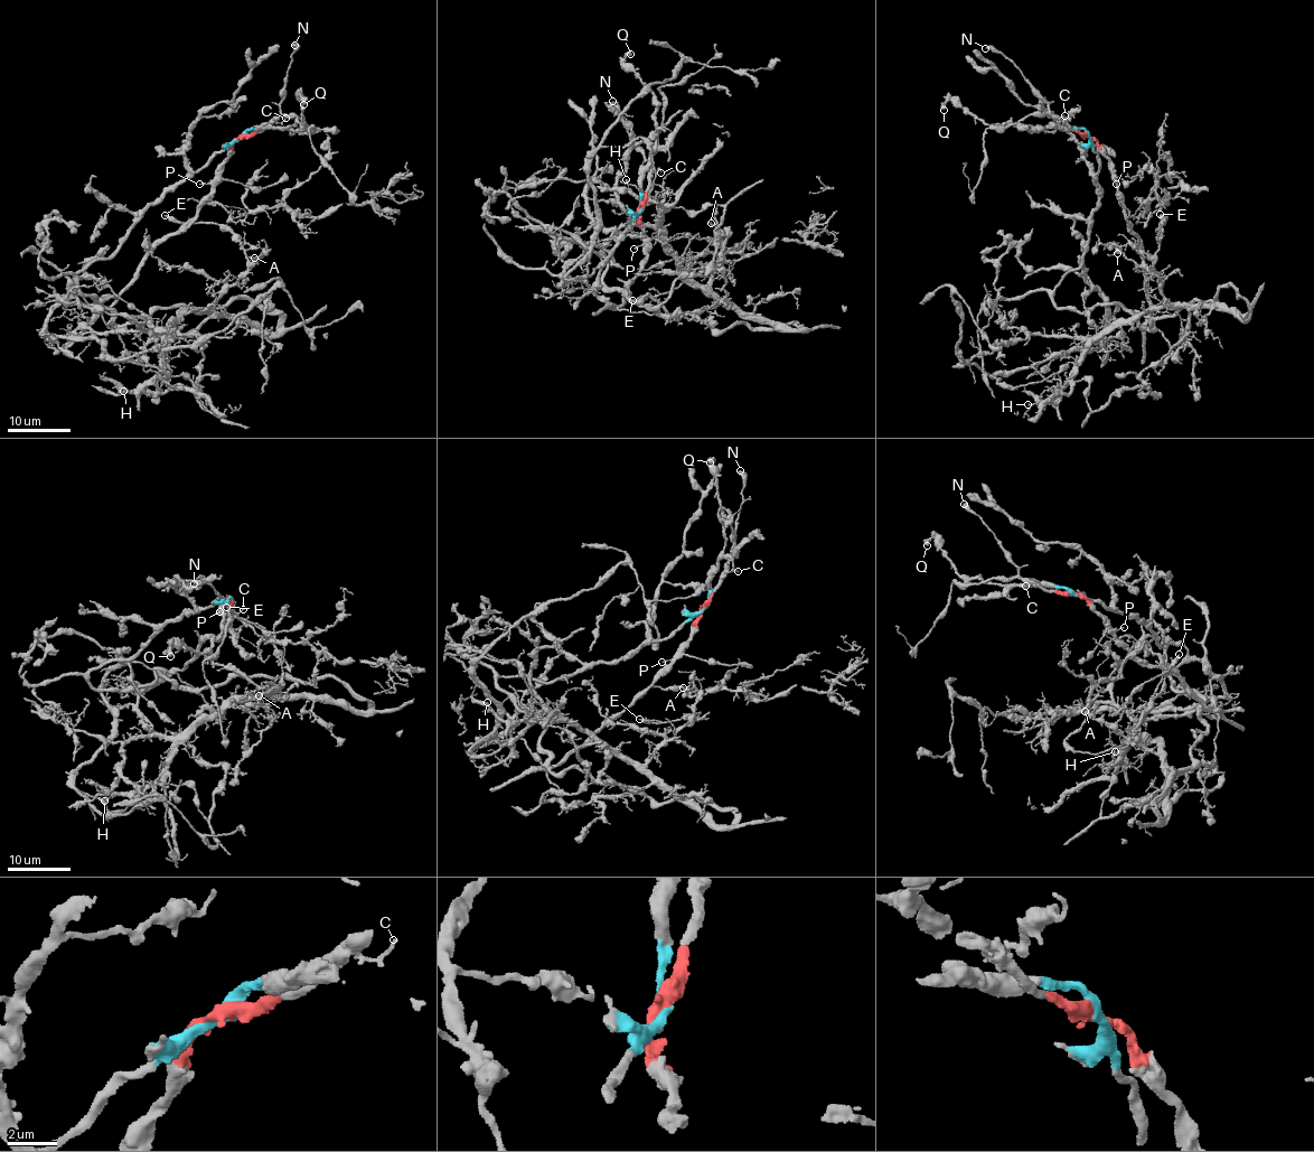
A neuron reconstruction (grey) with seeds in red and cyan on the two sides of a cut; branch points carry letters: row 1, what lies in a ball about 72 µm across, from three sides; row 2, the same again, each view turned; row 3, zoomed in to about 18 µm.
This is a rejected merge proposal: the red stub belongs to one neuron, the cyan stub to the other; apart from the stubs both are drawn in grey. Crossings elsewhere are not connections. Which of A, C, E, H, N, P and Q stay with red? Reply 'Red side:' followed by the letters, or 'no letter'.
Red side: C, N, P

